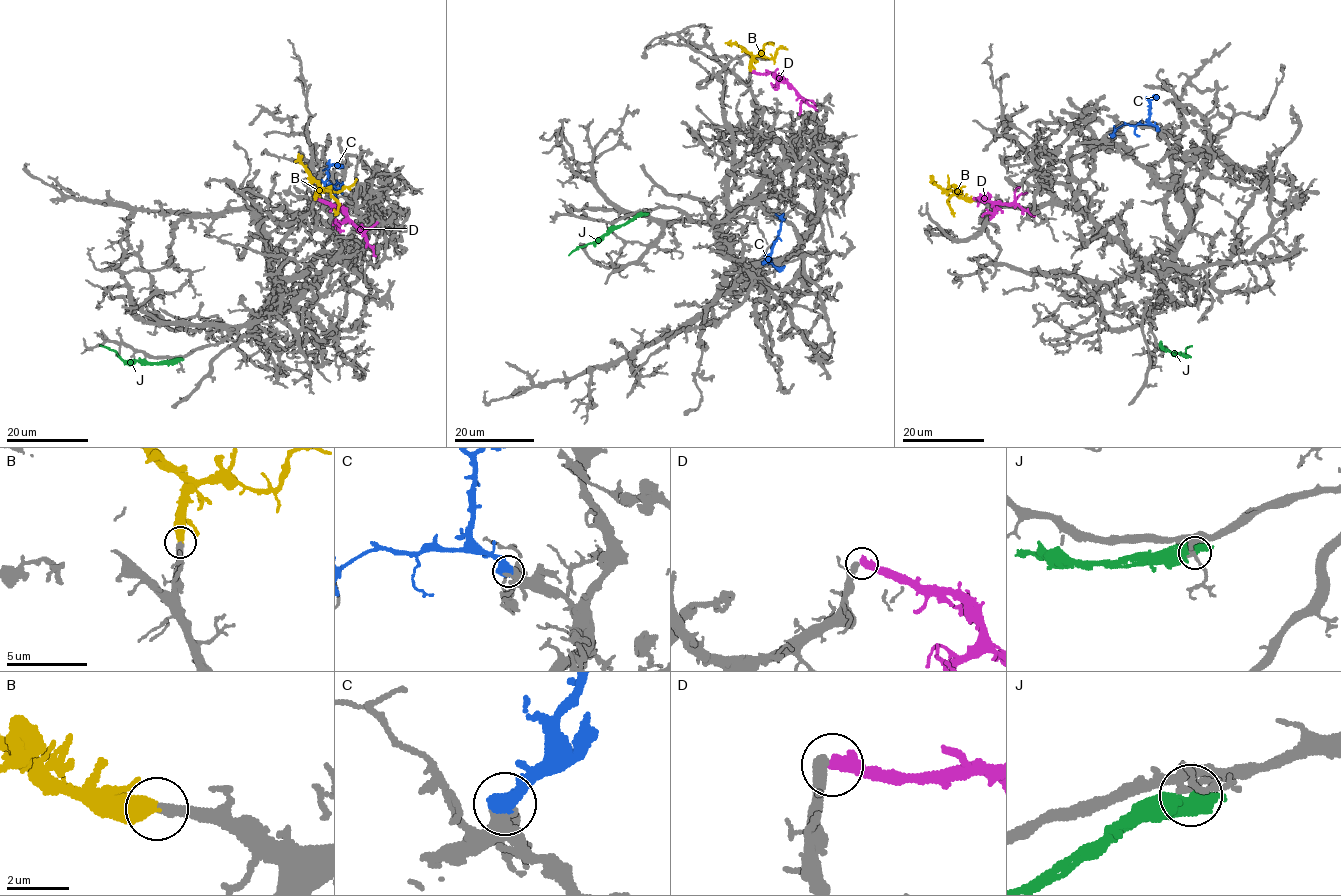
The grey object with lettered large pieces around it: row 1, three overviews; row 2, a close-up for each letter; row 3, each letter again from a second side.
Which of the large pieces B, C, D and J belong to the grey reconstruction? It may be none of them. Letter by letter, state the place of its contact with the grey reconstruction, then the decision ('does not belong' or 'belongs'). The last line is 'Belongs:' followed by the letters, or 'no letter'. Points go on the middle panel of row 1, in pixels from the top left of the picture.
B: (750, 71) | belongs
C: (763, 263) | belongs
D: (751, 72) | does not belong
J: (644, 212) | does not belong
Belongs: B, C

